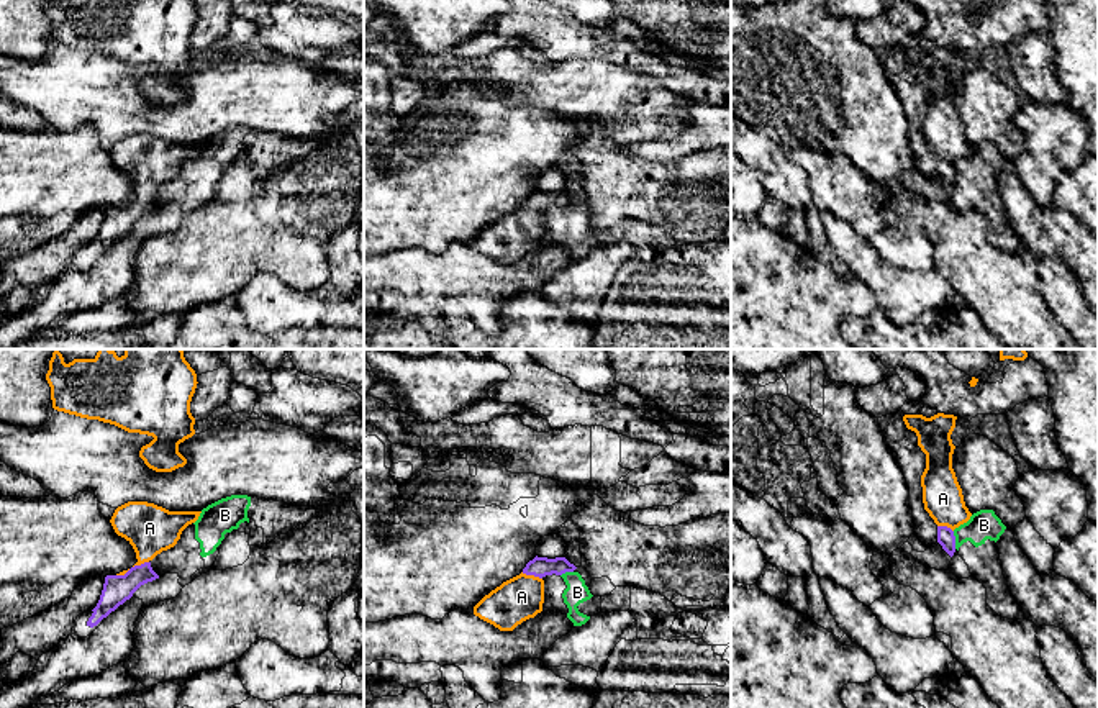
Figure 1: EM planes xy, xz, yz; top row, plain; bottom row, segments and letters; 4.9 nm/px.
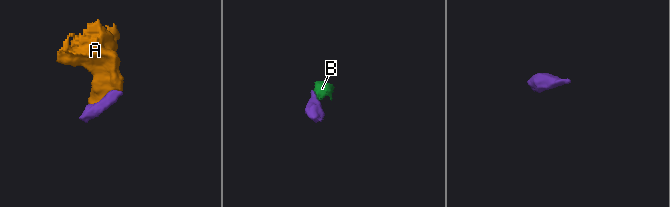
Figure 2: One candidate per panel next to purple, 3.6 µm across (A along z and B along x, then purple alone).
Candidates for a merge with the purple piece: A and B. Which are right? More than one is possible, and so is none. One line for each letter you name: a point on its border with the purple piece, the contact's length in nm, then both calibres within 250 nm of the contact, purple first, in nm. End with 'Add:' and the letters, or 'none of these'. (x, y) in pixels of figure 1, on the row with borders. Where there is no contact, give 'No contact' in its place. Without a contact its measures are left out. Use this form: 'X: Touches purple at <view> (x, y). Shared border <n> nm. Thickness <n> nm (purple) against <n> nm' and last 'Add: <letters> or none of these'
A: Touches purple at xz (531, 574). Shared border 110 nm. Thickness 100 nm (purple) against 220 nm
Add: A

